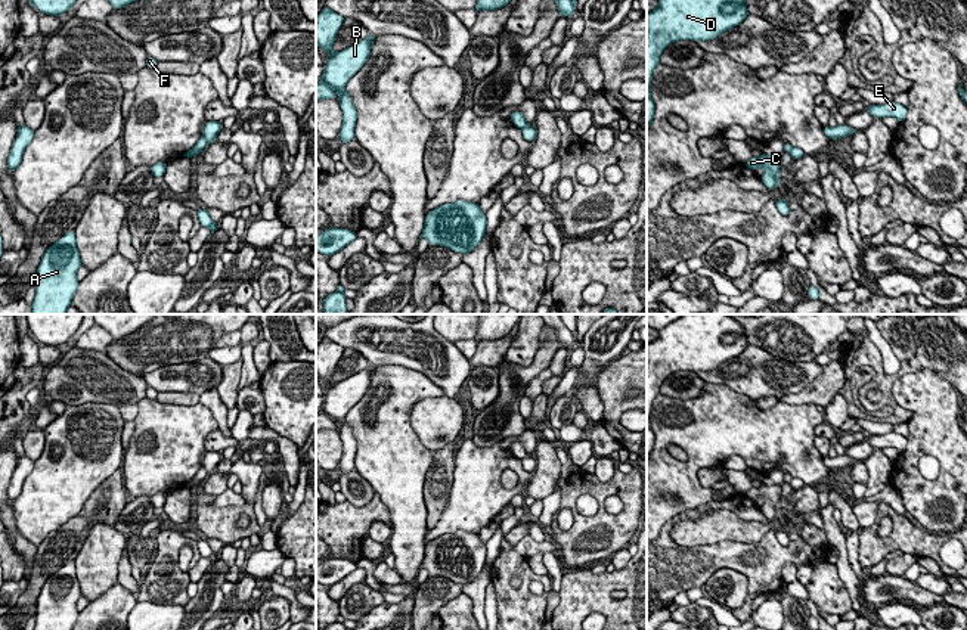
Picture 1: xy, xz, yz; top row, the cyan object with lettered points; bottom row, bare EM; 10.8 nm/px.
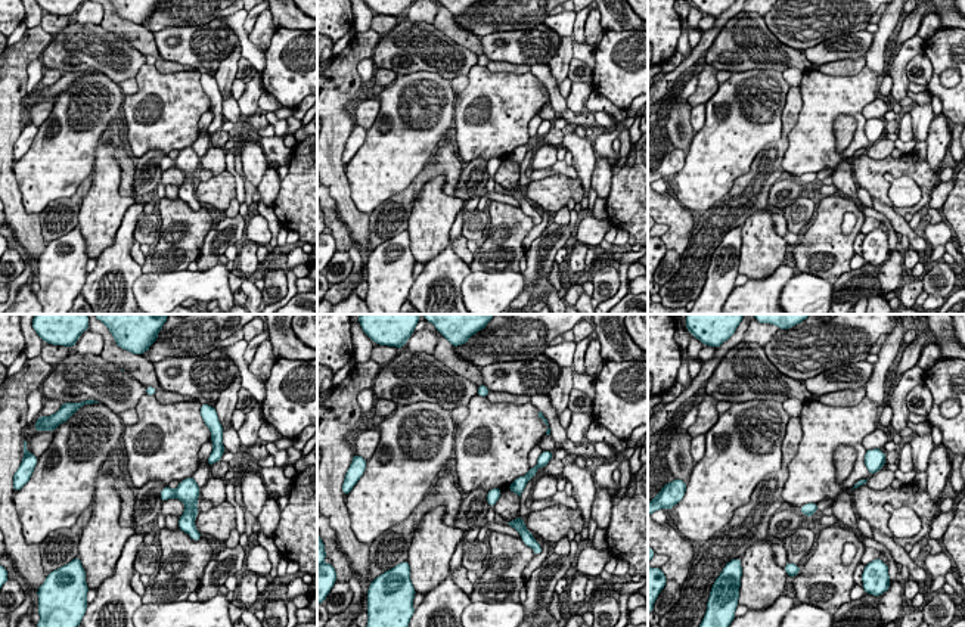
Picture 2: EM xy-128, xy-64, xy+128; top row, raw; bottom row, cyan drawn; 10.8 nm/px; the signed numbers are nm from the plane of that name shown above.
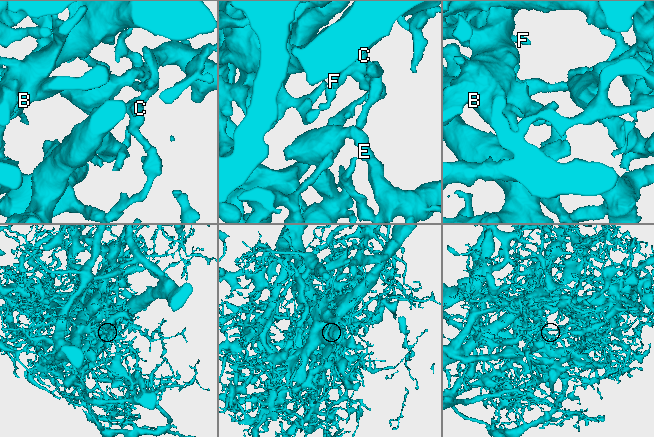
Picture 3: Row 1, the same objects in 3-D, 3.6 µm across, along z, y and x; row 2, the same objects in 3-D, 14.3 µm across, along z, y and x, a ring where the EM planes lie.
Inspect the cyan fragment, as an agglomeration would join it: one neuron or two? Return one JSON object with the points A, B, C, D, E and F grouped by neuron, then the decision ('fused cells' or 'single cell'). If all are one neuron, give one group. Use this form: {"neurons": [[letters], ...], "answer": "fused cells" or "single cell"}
{"neurons": [["A", "B", "D", "E", "F"], ["C"]], "answer": "fused cells"}

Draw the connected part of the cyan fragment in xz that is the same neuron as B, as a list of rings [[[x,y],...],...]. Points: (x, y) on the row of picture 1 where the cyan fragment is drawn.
[[[369,34],[365,40],[332,55],[325,63],[325,71],[316,83],[316,102],[320,99],[335,99],[337,90],[345,87],[348,80],[366,63],[372,41],[376,34]]]

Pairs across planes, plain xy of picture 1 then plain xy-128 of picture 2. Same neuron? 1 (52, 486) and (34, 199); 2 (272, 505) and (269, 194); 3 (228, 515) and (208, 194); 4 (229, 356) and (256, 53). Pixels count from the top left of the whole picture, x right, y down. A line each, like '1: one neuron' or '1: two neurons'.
1: one neuron
2: one neuron
3: one neuron
4: one neuron

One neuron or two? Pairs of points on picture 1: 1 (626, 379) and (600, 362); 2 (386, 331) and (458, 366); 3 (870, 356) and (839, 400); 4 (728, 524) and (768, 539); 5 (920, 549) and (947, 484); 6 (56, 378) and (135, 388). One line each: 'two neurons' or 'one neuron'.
1: two neurons
2: one neuron
3: two neurons
4: two neurons
5: two neurons
6: one neuron

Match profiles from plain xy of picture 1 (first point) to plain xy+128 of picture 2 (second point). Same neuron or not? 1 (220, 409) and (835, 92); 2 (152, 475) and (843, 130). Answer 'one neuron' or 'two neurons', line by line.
1: two neurons
2: two neurons

